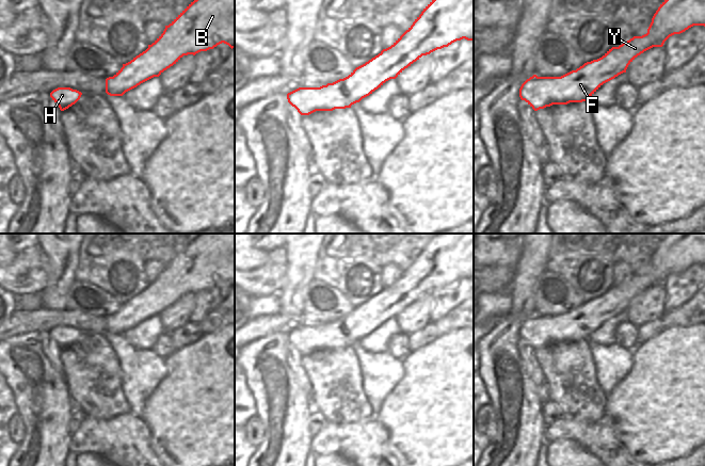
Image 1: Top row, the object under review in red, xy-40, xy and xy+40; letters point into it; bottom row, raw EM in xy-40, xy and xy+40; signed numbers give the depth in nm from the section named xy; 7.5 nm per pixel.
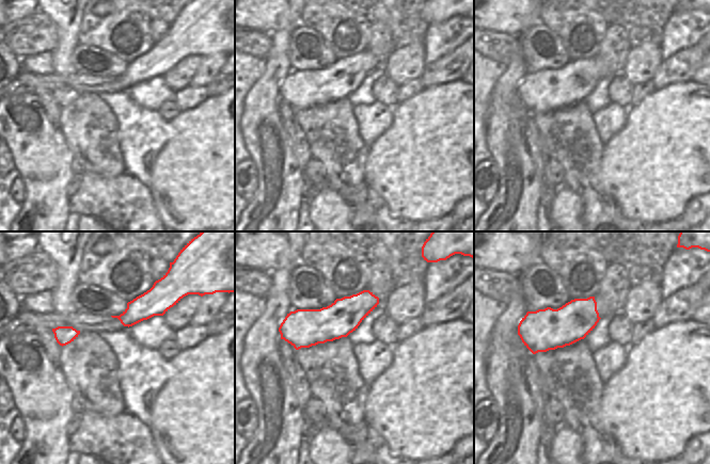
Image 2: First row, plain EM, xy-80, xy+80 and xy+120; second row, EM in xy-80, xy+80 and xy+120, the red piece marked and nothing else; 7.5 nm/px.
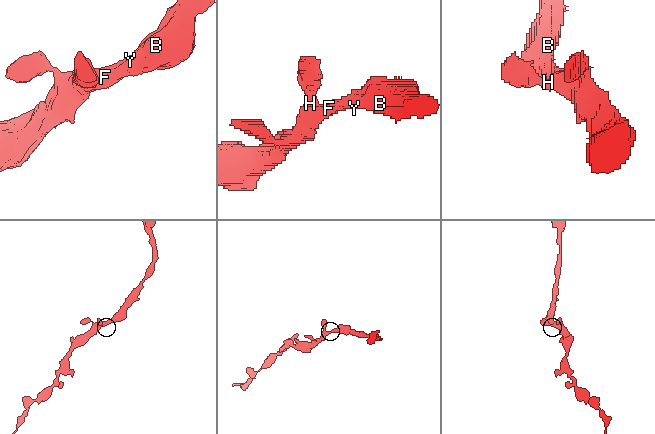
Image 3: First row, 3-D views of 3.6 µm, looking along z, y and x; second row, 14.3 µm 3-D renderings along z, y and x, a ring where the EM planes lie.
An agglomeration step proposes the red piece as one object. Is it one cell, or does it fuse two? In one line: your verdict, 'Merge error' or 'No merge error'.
No merge error

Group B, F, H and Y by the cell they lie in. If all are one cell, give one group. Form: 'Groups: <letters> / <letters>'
Groups: B F H Y

